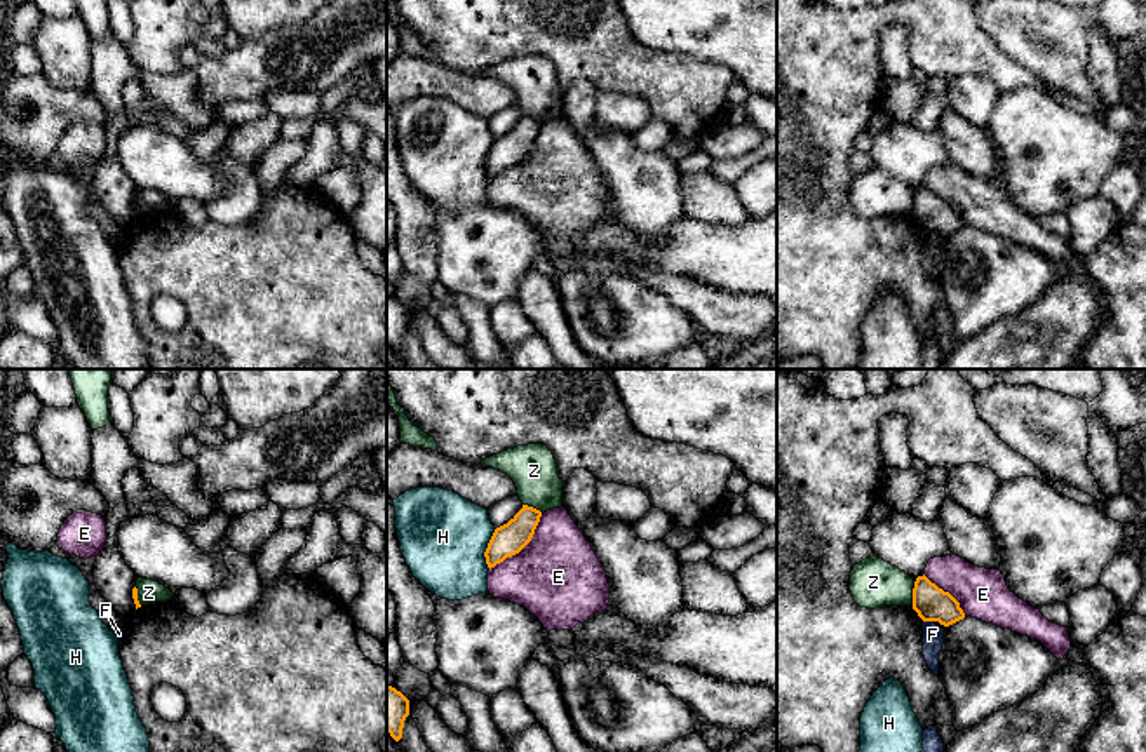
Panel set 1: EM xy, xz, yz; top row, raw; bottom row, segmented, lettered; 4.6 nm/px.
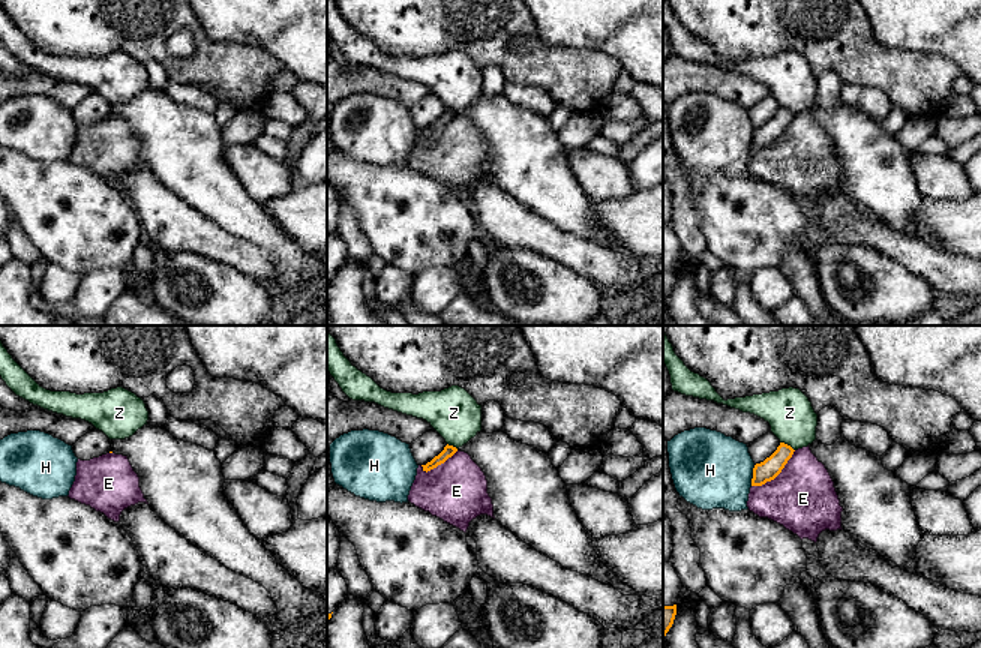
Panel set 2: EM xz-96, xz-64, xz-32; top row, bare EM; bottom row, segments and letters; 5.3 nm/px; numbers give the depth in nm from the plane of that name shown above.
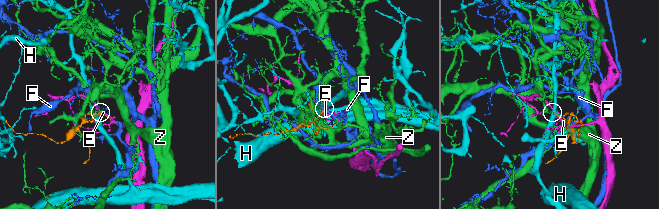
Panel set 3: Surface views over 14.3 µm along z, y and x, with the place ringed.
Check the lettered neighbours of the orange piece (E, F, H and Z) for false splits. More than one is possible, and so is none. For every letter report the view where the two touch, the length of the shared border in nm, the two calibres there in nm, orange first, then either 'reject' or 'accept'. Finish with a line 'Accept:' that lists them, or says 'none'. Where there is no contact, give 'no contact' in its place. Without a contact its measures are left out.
E: xz | 360 nm | 150/400 nm | reject
F: yz | 50 nm | 160/100 nm | reject
H: xz | 190 nm | 150/400 nm | reject
Z: yz | 110 nm | 160/220 nm | reject
Accept: none

